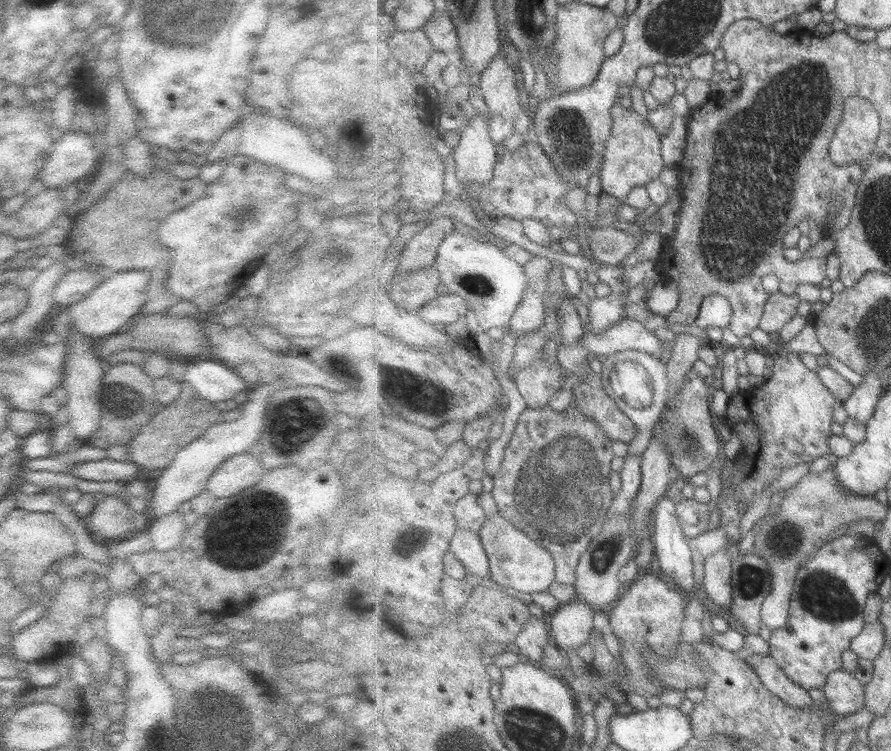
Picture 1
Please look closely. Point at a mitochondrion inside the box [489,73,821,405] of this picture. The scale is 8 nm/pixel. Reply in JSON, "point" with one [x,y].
{"point":[572,126]}

